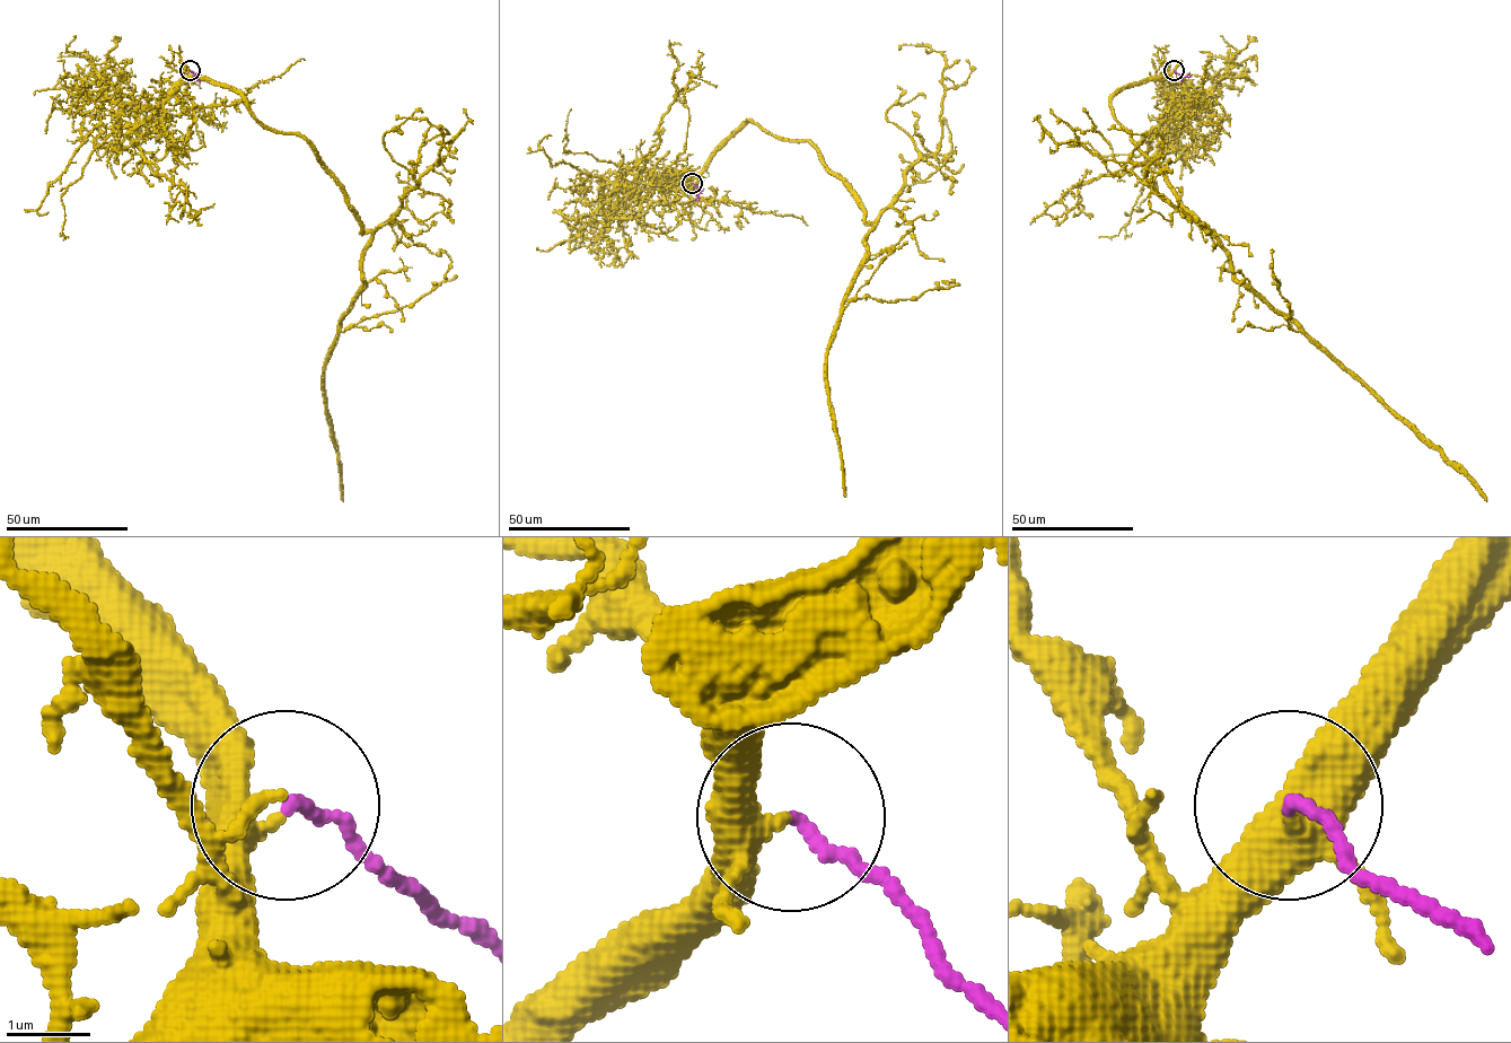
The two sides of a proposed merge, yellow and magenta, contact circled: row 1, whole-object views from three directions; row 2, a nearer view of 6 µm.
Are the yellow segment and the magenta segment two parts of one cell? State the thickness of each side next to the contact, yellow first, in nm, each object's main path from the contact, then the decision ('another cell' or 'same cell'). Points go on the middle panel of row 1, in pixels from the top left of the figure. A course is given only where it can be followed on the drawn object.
calibres 320 and 130 nm; course yellow (692, 183), (752, 121), (808, 141), (875, 225), (827, 355), (846, 497); course magenta (692, 183), (699, 190), (696, 200); same cell

